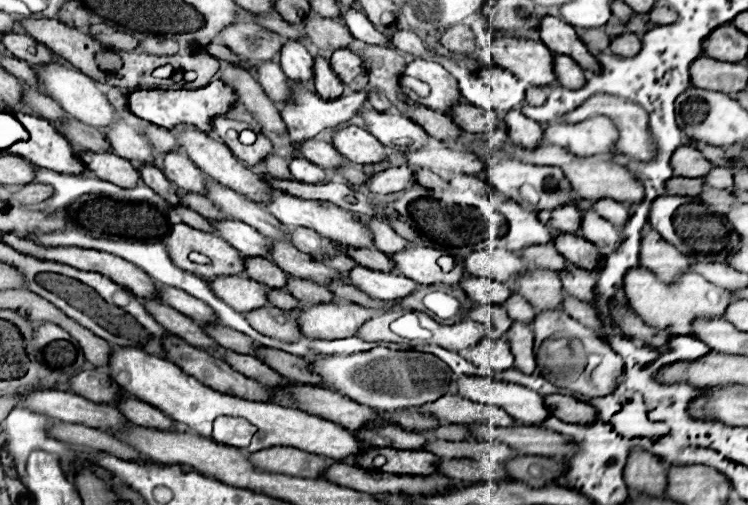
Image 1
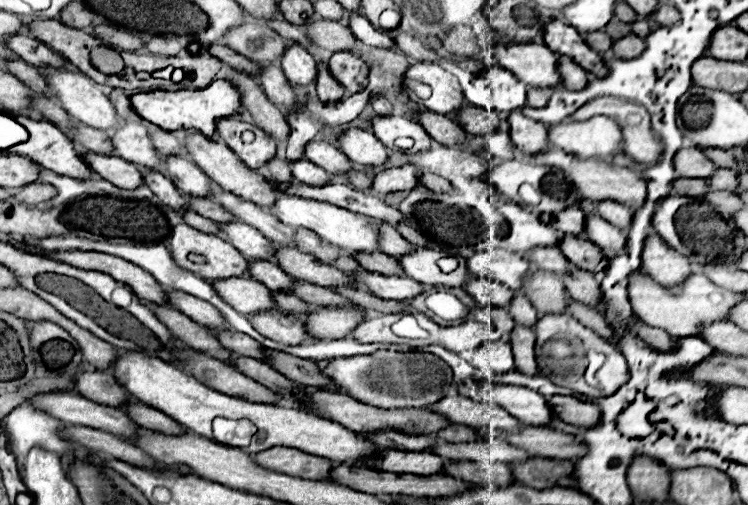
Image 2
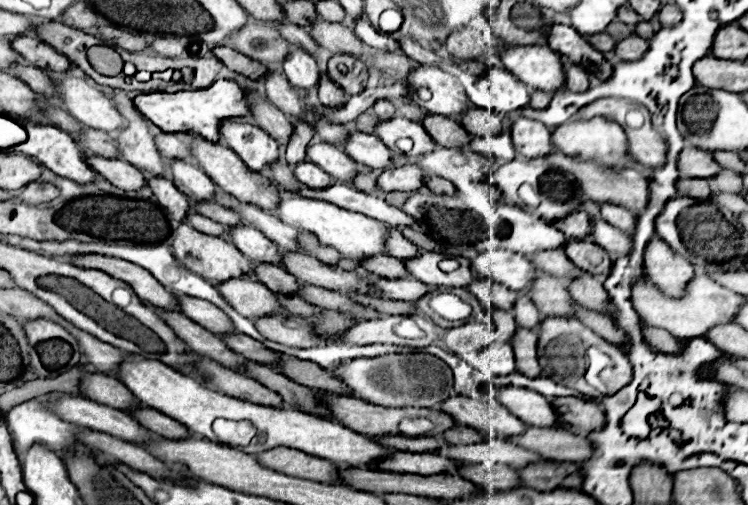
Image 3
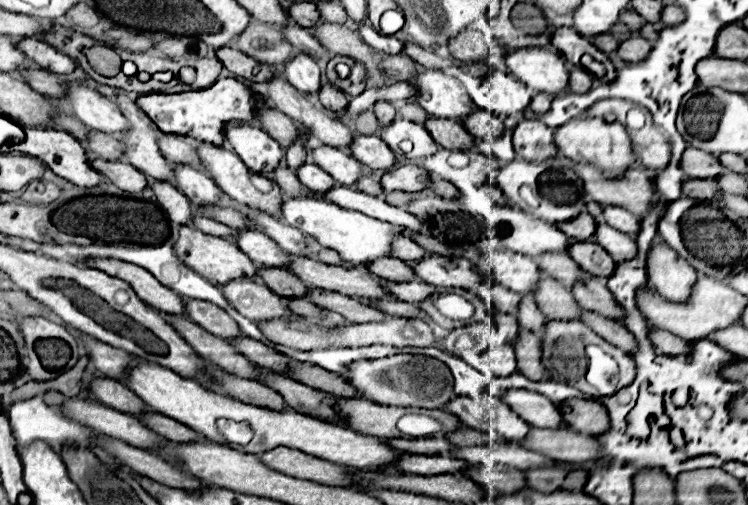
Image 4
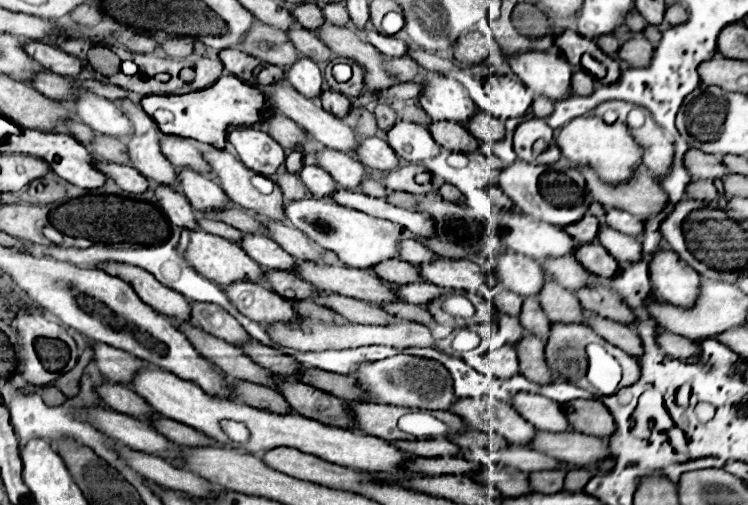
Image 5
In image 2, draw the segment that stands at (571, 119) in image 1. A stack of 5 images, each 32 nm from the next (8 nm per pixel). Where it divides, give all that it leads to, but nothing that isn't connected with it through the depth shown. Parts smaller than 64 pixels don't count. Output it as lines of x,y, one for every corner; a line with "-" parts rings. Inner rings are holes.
600,96
600,98
586,102
584,106
580,106
580,110
570,114
566,120
568,122
580,122
580,120
588,120
592,116
608,116
622,128
622,152
626,156
630,156
632,160
642,162
642,164
658,162
658,154
662,152
662,146
658,146
658,138
654,138
654,132
650,130
650,114
646,112
646,108
632,104
628,100
622,100
622,98

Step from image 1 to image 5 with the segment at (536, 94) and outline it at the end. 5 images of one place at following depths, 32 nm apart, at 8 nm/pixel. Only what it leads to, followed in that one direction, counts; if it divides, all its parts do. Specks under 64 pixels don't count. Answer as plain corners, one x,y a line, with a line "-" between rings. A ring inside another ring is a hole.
538,96
534,102
532,102
532,112
536,118
544,118
546,114
550,114
550,106
552,106
552,100
546,98
546,96

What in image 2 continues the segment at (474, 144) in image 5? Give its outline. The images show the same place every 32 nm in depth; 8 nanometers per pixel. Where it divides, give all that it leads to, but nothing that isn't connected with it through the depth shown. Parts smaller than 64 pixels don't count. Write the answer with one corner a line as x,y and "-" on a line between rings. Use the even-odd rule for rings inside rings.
418,110
416,120
426,128
426,132
438,140
444,146
456,146
466,140
466,132
448,116
430,112
430,110

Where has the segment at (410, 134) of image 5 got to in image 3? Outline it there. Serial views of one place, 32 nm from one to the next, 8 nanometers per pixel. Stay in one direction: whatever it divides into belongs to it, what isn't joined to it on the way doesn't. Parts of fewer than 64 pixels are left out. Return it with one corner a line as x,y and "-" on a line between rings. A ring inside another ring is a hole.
394,116
390,120
378,120
376,136
382,138
382,142
392,152
412,152
414,150
414,156
420,156
420,154
434,150
434,140
424,130
424,126
420,122
412,122
400,116

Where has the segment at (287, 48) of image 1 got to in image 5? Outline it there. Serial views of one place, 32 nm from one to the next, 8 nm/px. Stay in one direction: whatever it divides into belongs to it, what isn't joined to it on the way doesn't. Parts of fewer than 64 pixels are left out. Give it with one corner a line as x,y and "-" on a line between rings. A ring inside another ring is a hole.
300,56
294,64
290,64
284,72
284,78
304,96
320,96
322,92
322,74
314,60

